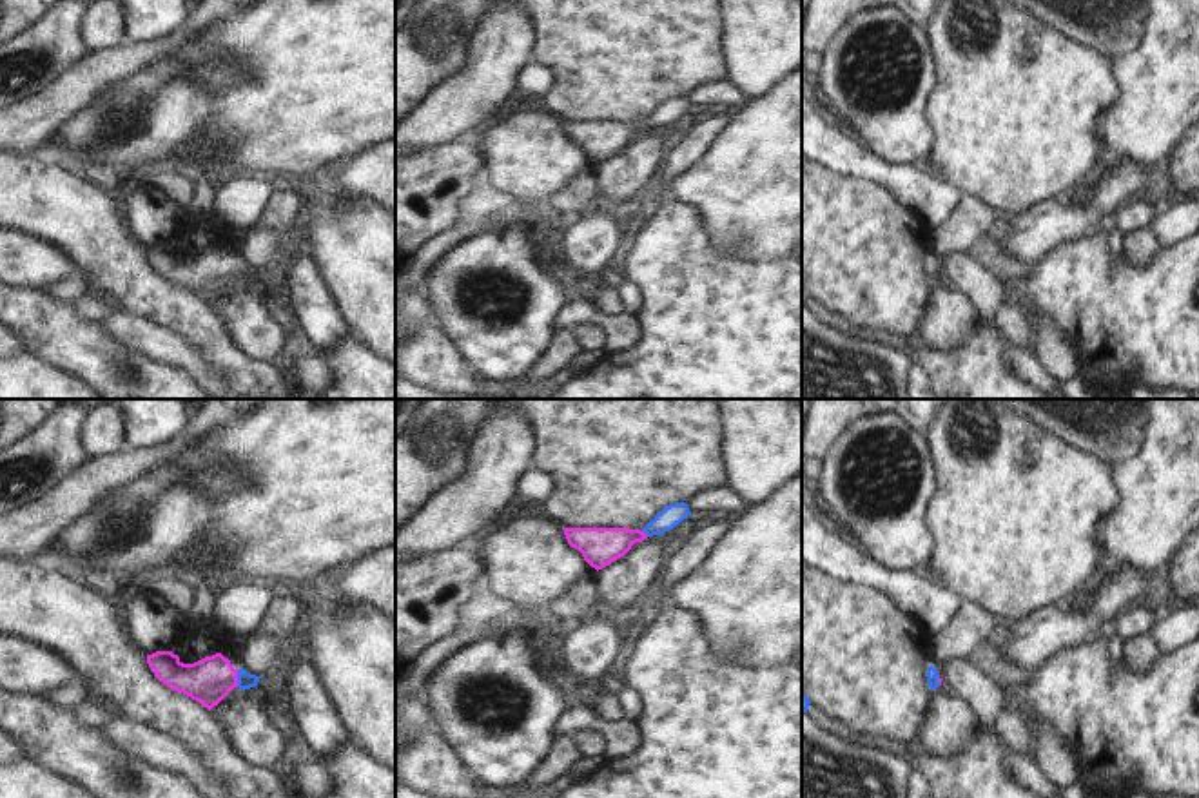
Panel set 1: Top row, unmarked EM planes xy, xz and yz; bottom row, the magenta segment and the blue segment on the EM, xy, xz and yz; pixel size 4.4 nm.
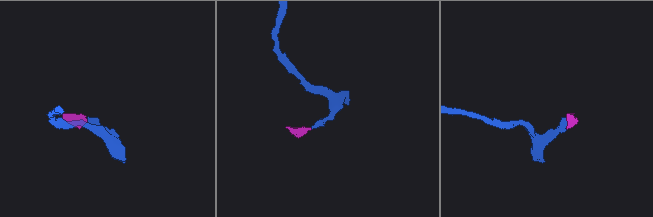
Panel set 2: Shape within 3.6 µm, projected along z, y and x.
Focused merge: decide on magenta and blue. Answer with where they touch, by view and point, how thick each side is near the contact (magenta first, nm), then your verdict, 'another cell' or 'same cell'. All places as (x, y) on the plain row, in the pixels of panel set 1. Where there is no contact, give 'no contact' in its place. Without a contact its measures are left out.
xy (236, 272) | 200/80 nm | same cell

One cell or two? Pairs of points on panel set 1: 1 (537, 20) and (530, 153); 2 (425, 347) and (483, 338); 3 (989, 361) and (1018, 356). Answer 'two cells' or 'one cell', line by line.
1: two cells
2: two cells
3: two cells

